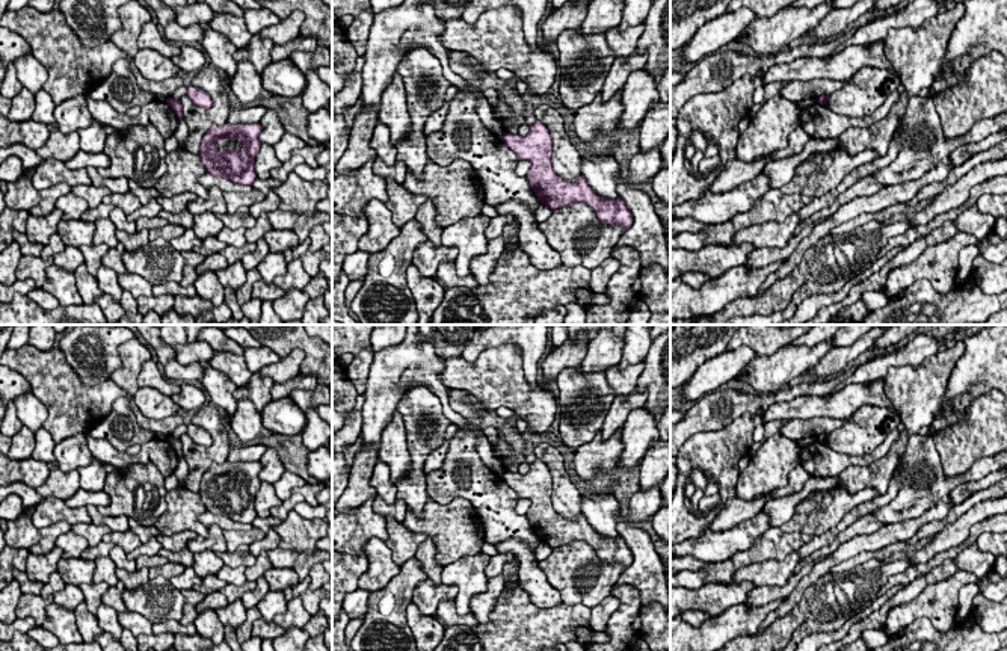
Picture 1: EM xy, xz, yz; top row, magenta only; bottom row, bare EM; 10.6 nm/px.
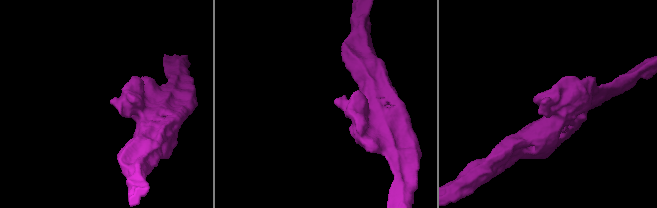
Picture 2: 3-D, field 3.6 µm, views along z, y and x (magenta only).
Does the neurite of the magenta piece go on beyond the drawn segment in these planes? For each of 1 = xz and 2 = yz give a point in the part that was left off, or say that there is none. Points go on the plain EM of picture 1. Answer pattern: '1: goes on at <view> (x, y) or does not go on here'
1: does not go on here
2: does not go on here

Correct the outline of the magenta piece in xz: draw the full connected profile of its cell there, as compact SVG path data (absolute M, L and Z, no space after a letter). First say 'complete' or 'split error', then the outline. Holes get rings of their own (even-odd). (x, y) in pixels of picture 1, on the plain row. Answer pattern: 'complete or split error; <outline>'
complete; M539 459L530 464L530 471L525 474L504 471L500 477L518 498L530 501L525 515L540 542L557 548L574 541L586 541L602 562L622 563L625 569L633 563L633 553L621 535L617 538L598 535L583 514L571 521L554 511L553 477Z

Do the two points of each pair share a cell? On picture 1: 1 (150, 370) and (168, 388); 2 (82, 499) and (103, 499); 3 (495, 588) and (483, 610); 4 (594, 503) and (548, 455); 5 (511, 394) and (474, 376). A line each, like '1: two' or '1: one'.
1: one
2: one
3: one
4: two
5: one

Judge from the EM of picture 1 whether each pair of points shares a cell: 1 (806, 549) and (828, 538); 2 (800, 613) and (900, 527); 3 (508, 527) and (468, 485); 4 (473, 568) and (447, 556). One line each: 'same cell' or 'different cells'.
1: same cell
2: different cells
3: same cell
4: different cells

